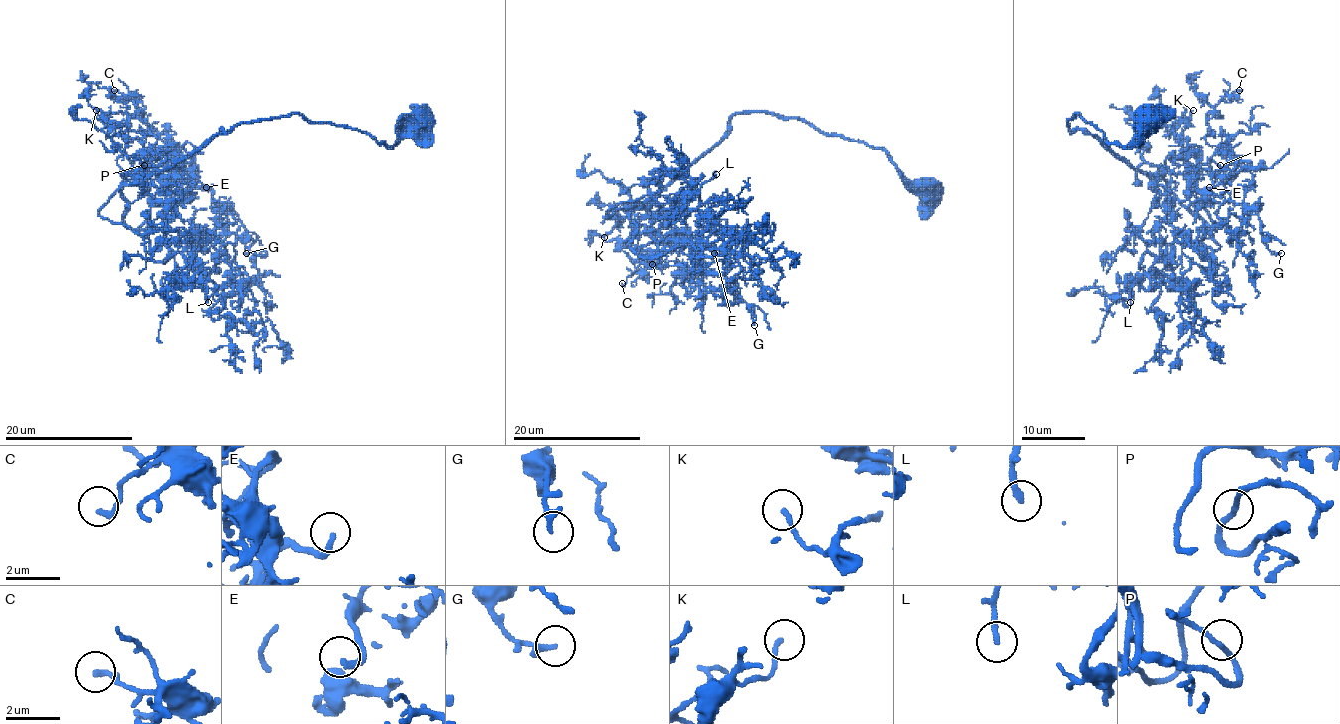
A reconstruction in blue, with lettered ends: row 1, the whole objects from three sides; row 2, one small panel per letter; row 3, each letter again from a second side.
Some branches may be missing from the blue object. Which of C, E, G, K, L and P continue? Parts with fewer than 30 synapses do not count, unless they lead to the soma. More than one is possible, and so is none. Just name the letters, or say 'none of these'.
L

